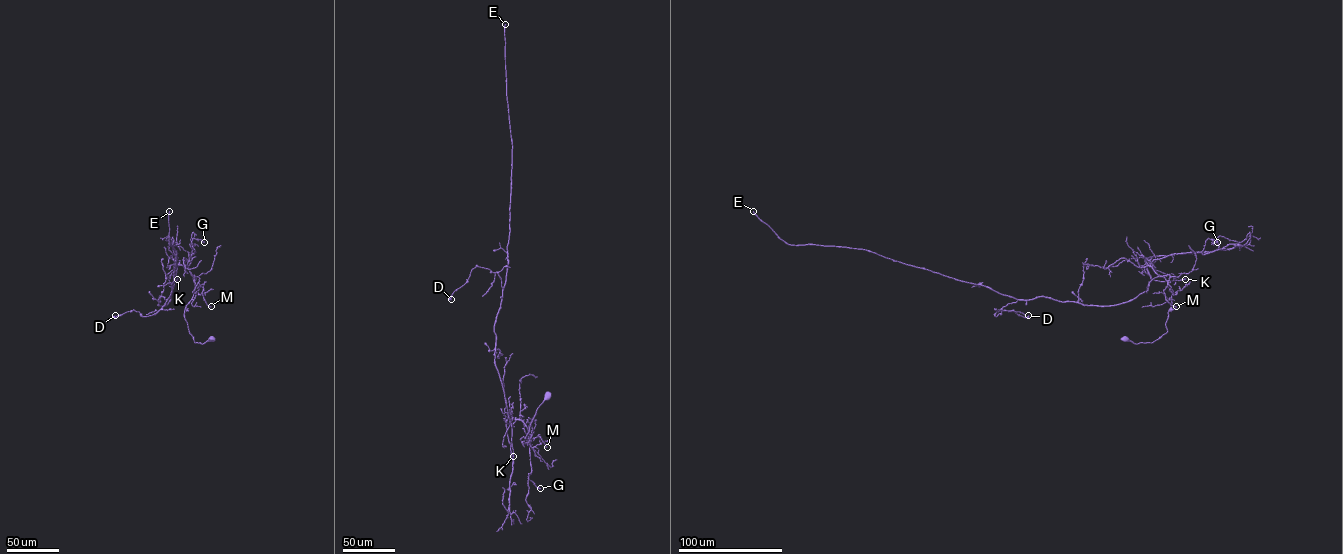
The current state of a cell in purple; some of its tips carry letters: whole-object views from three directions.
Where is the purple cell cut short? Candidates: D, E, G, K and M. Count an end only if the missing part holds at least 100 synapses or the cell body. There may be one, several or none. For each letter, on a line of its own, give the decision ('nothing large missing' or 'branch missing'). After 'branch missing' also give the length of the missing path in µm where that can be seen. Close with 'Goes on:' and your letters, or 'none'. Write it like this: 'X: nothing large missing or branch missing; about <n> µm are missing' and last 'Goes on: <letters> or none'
D: nothing large missing
E: branch missing; about 450 µm are missing
G: nothing large missing
K: branch missing; about 250 µm are missing
M: nothing large missing
Goes on: E, K

